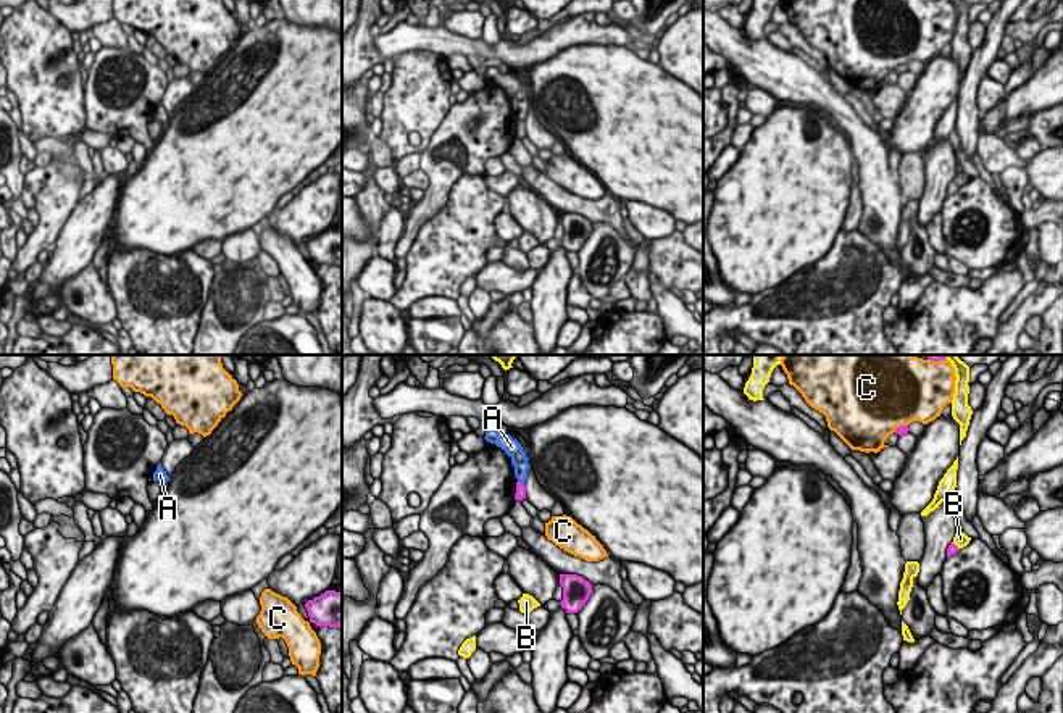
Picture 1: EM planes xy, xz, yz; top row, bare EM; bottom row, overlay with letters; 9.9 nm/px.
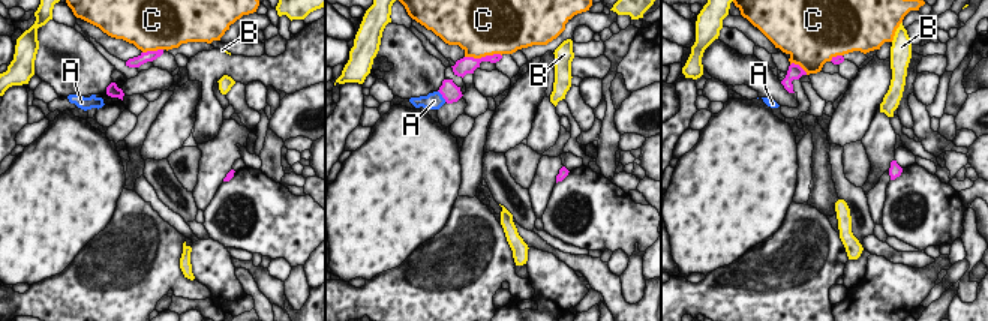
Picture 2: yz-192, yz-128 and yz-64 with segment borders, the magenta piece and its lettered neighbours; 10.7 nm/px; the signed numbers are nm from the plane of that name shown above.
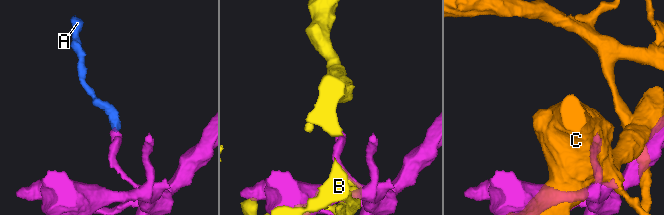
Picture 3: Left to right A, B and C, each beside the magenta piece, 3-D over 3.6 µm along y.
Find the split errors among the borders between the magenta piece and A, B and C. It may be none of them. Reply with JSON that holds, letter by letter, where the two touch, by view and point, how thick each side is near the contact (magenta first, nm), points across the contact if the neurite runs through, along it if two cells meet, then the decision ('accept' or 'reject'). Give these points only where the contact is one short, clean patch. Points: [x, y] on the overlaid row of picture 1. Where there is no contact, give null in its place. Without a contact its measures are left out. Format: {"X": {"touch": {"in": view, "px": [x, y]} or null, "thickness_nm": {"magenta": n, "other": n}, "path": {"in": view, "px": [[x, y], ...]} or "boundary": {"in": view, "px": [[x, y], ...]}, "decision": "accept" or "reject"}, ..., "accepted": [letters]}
{"A": {"touch": {"in": "xz", "px": [521, 483]}, "thickness_nm": {"magenta": 100, "other": 160}, "boundary": {"in": "xz", "px": [[518, 479], [523, 484]]}, "decision": "reject"}, "B": {"touch": {"in": "yz", "px": [955, 546]}, "thickness_nm": {"magenta": 100, "other": 140}, "decision": "reject"}, "C": {"touch": {"in": "yz", "px": [936, 360]}, "thickness_nm": {"magenta": 130, "other": 480}, "decision": "reject"}, "accepted": []}

